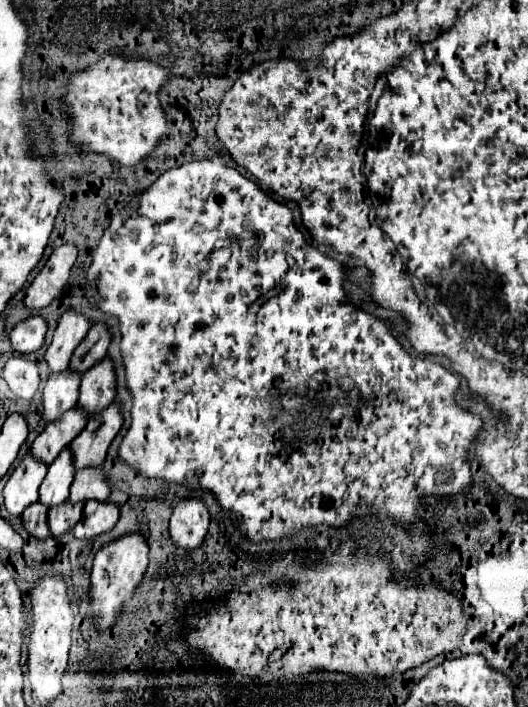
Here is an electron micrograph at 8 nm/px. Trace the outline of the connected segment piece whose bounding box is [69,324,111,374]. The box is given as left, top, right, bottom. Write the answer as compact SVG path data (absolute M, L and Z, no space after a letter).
M95 324L89 330L89 334L85 336L85 340L73 352L69 370L77 372L77 374L85 374L89 368L93 368L95 364L99 364L105 358L109 342L111 342L111 334L109 334L107 326Z

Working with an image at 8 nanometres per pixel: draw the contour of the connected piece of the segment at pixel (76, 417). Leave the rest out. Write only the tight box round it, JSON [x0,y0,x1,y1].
[29,406,87,466]

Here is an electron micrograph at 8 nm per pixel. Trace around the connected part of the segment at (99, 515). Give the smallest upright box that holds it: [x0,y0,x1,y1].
[73,502,119,538]

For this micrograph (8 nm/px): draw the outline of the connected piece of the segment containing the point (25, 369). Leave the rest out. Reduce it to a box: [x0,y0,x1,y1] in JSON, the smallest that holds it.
[3,356,39,400]

